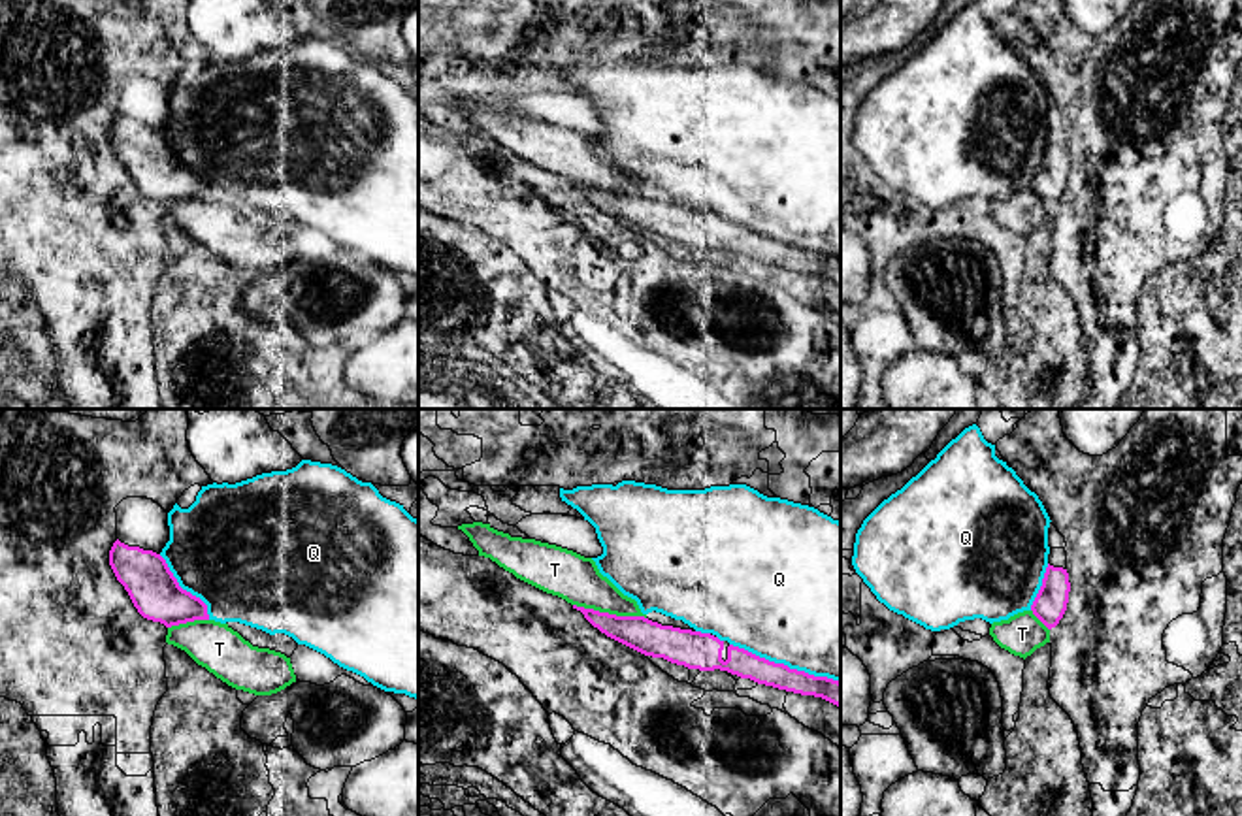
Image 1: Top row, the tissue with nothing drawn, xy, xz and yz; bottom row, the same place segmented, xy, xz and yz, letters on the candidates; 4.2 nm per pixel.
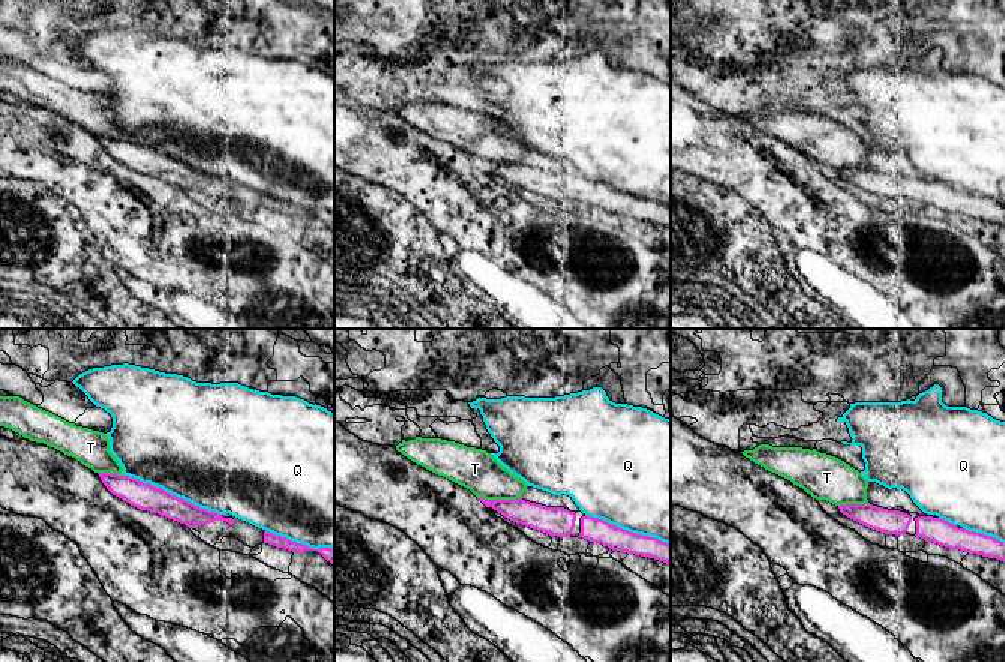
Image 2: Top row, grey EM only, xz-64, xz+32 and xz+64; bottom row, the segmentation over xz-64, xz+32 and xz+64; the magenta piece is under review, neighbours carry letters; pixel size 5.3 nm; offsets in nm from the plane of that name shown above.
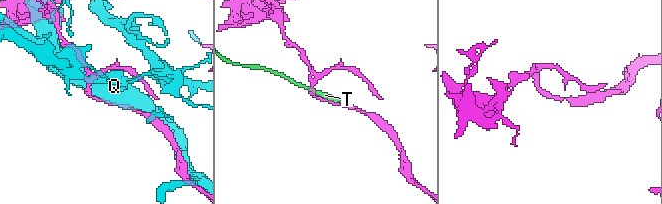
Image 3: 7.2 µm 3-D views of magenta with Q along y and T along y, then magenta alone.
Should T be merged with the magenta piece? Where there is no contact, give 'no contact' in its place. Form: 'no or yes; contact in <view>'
yes; contact in xz

